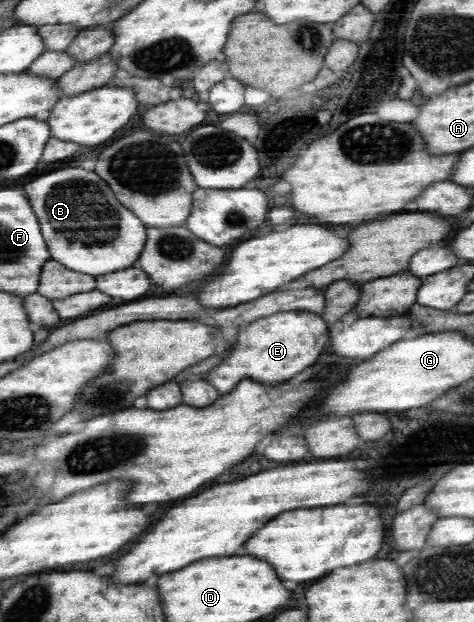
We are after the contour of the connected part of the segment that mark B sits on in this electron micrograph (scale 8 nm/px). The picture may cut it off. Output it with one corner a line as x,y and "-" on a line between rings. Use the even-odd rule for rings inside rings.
66,167
28,185
27,197
39,219
41,233
50,249
52,259
88,275
104,275
130,267
147,239
144,222
110,191
110,186
94,171
82,167
-
74,241
74,243
72,243

